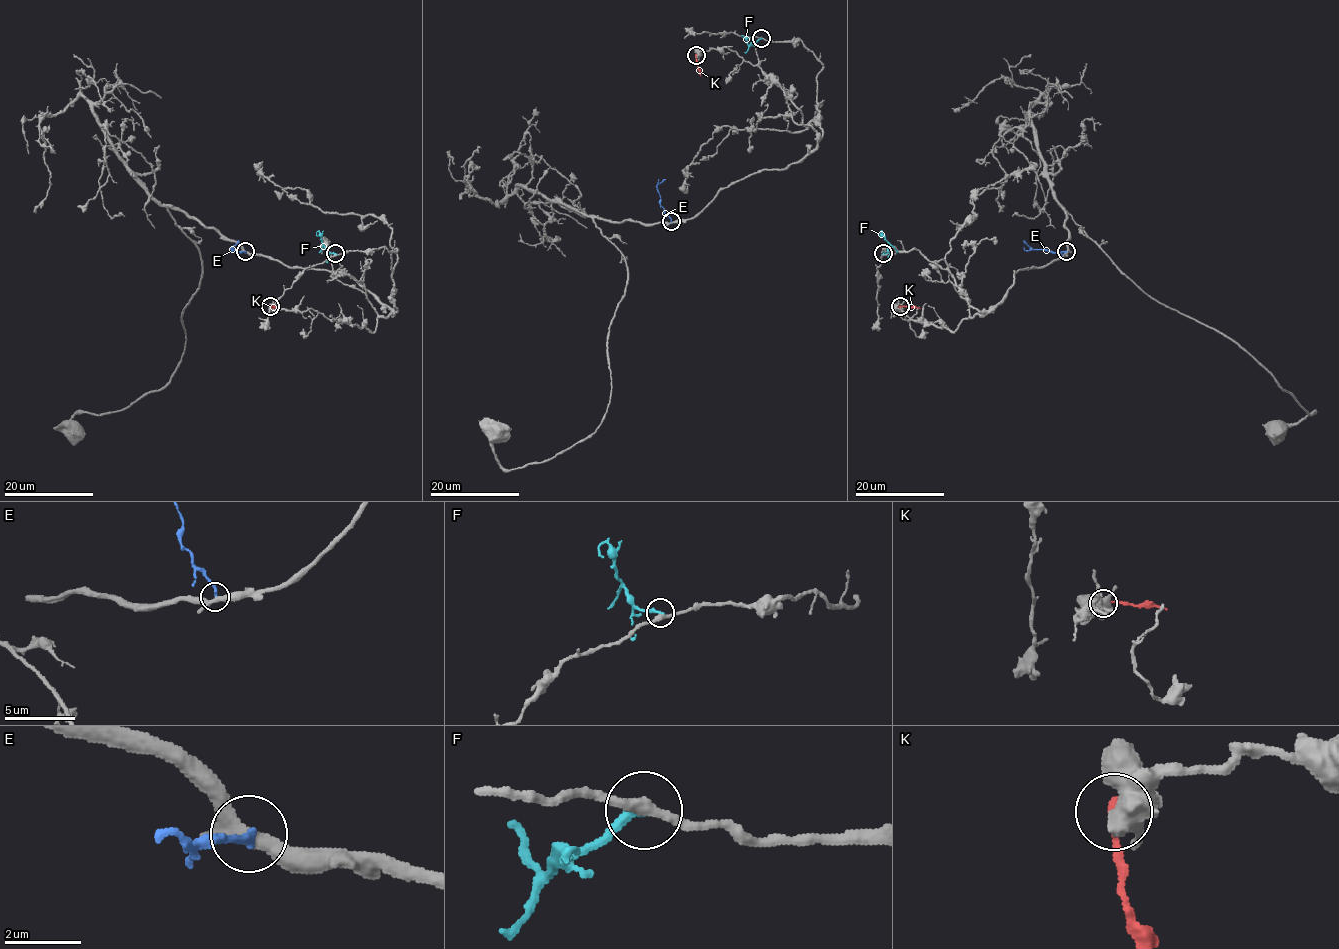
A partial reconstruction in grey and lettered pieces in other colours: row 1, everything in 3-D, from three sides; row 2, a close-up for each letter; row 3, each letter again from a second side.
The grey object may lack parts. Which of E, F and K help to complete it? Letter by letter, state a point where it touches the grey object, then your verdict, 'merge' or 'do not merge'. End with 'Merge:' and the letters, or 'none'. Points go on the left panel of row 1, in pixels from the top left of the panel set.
E: meets grey at (245, 251); do not merge
F: meets grey at (335, 253); do not merge
K: meets grey at (270, 306); do not merge
Merge: none

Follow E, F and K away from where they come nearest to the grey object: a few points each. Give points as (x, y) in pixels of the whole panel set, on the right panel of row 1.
E: (1066, 251), (1031, 248), (1024, 241)
F: (882, 254), (890, 245), (880, 236), (881, 233)
K: (900, 306), (920, 308)

